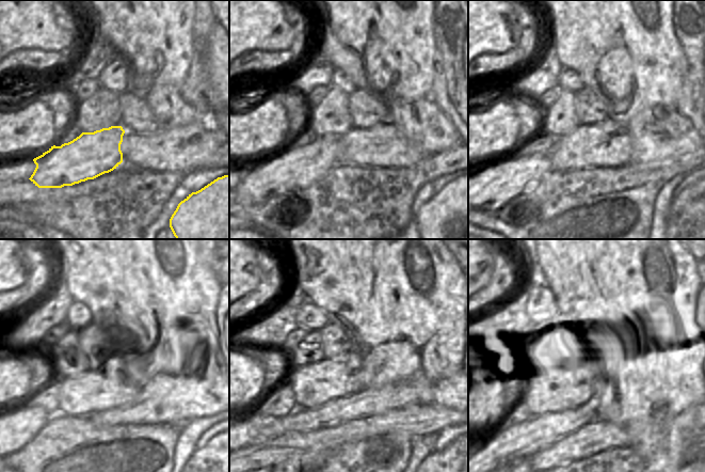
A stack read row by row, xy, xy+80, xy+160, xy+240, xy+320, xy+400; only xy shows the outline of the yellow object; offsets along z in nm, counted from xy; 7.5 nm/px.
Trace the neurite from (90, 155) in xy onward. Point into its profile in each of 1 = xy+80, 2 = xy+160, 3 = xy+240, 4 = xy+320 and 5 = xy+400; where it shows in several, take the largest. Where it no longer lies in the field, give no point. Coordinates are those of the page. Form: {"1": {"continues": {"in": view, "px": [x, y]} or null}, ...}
{"1": {"continues": {"in": "xy+80", "px": [283, 172]}}, "2": {"continues": {"in": "xy+160", "px": [491, 187]}}, "3": {"continues": {"in": "xy+240", "px": [12, 429]}}, "4": {"continues": {"in": "xy+320", "px": [251, 425]}}, "5": {"continues": null}}

